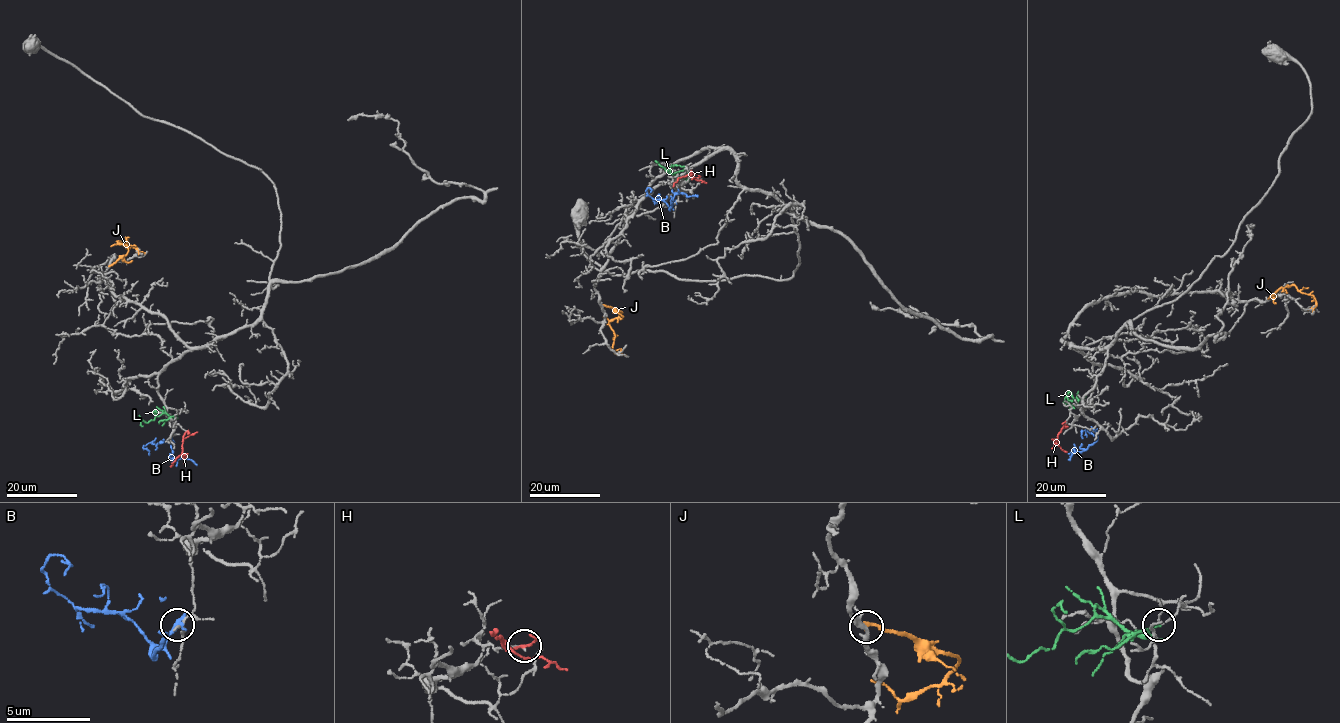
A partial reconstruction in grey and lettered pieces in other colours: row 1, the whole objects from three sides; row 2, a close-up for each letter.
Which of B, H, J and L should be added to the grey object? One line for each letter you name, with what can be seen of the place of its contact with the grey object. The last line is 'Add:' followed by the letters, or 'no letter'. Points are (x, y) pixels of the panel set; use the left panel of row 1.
Add: no letter

